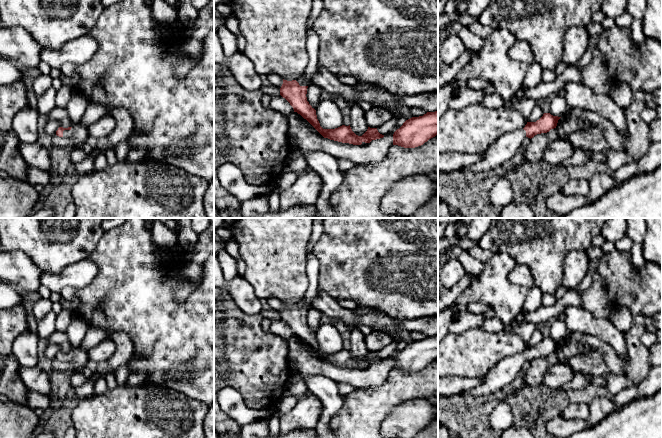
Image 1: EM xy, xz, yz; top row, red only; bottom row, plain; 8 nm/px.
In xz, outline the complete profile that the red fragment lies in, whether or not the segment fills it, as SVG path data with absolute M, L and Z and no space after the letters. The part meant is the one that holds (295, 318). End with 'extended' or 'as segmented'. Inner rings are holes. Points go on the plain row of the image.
M304 297L296 304L287 305L283 303L280 319L290 327L294 336L306 343L324 362L342 367L361 369L363 366L370 367L372 364L384 361L378 356L377 352L370 351L362 360L356 359L350 349L342 349L335 353L323 353L317 343L316 334L307 325L306 318L310 307L312 306L305 301Z; extended

